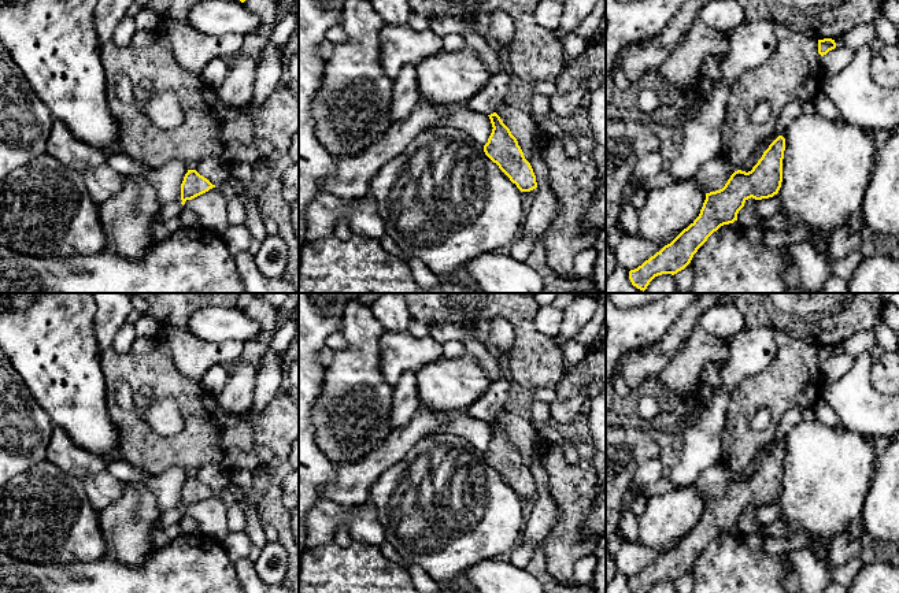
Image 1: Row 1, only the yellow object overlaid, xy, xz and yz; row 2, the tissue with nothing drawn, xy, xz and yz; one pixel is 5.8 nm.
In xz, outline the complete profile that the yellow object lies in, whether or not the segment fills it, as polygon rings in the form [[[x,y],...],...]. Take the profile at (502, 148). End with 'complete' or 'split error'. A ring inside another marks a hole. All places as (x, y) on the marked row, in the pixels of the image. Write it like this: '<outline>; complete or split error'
[[[496,112],[488,116],[493,129],[488,142],[484,145],[485,155],[499,166],[521,192],[536,189],[536,175],[530,163],[525,159],[517,138]]]; complete

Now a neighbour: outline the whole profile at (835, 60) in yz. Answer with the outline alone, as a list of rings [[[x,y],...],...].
[[[846,47],[835,48],[821,56],[821,68],[824,77],[840,73],[854,59],[854,51]]]

